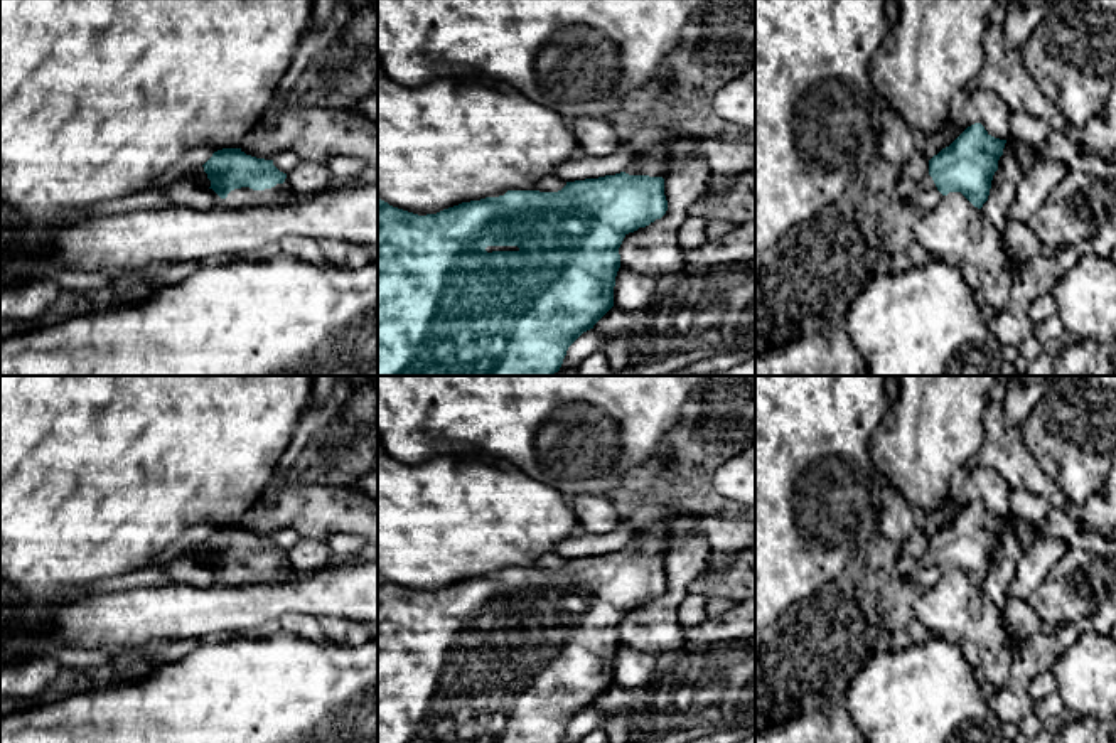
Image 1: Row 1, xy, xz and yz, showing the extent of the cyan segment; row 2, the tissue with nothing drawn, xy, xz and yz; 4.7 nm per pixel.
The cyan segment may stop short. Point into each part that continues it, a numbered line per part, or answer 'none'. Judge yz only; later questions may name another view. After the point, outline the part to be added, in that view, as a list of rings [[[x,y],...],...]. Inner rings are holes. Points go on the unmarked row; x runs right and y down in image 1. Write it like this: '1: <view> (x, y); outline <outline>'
1: yz (926, 573); outline [[[926,553],[920,559],[917,559],[915,569],[905,576],[899,578],[900,581],[910,580],[914,583],[919,583],[926,588],[931,588],[936,585],[944,573],[937,568],[934,558],[931,553]]]

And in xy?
1: xy (278, 571); outline [[[288,558],[276,561],[271,566],[253,568],[249,564],[234,566],[228,571],[226,581],[231,585],[241,585],[249,581],[283,581],[293,576]]]

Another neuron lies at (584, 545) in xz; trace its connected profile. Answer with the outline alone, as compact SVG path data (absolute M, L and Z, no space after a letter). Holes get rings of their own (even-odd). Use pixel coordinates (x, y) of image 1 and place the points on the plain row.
M619 527L605 534L578 534L563 539L553 548L553 553L565 559L598 556L605 553L615 553L625 549L639 537L641 531Z

